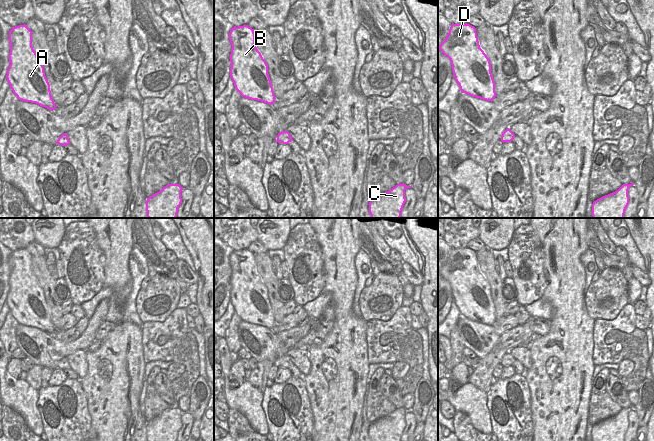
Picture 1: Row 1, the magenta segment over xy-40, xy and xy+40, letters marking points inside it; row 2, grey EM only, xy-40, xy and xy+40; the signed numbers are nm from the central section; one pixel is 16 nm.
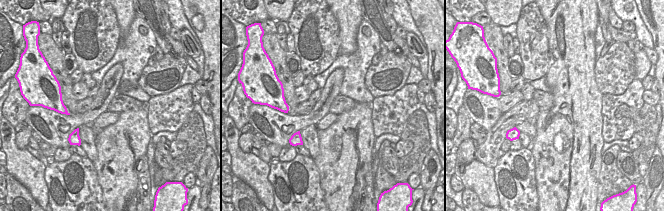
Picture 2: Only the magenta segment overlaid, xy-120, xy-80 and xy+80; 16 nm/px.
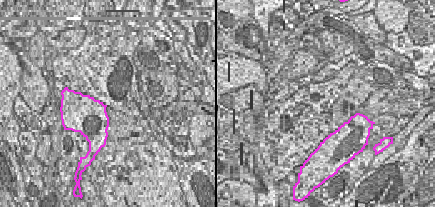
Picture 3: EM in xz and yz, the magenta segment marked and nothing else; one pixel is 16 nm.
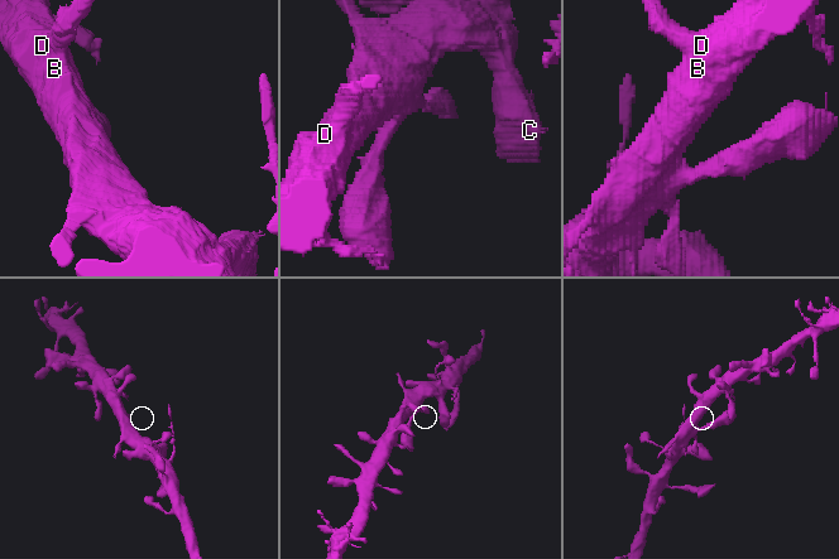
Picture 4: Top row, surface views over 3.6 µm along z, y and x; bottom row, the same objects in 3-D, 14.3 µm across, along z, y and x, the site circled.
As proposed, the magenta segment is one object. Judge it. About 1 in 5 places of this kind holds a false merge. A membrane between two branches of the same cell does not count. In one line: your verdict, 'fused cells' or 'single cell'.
single cell

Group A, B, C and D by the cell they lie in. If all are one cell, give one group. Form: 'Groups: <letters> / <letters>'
Groups: A B C D

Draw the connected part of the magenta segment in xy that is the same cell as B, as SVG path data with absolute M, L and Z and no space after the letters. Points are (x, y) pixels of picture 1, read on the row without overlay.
M248 249L234 250L229 257L232 270L230 301L242 321L269 329L275 319L268 298L268 289L258 275L254 253Z

